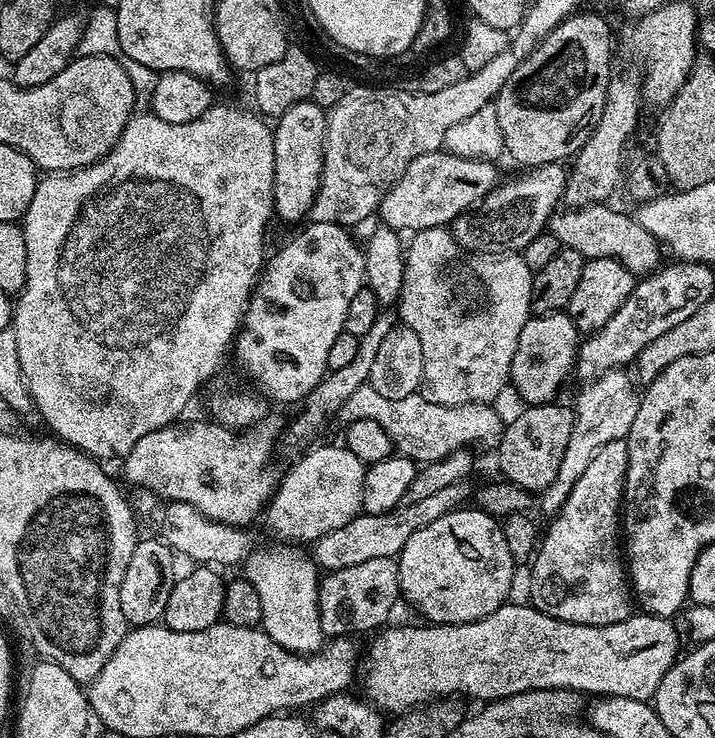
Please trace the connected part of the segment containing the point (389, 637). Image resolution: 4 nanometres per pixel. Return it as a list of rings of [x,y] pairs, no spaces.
[[[506,602],[486,618],[469,624],[424,622],[421,625],[400,624],[397,628],[388,626],[377,631],[371,637],[372,645],[368,648],[363,695],[384,714],[409,712],[420,704],[441,698],[473,696],[479,702],[491,702],[547,688],[567,688],[570,692],[581,694],[589,692],[592,698],[621,696],[648,702],[655,697],[662,678],[666,678],[682,652],[681,629],[676,629],[673,621],[666,616],[633,614],[622,622],[590,626],[562,622],[550,614],[539,612],[528,602],[512,603]]]

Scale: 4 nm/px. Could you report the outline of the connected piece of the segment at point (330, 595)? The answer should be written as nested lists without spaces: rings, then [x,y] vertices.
[[[369,558],[366,562],[358,562],[356,566],[346,566],[342,570],[327,573],[320,582],[320,621],[325,637],[346,638],[356,634],[352,632],[371,633],[387,625],[388,615],[391,614],[396,599],[399,601],[401,596],[400,566],[393,558]]]

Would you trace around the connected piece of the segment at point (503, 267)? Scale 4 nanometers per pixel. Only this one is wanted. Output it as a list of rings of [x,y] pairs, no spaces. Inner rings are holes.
[[[447,227],[427,228],[411,237],[404,257],[404,288],[398,299],[398,316],[403,327],[418,334],[422,342],[424,363],[423,395],[430,402],[458,406],[459,404],[487,404],[510,380],[510,366],[514,362],[514,350],[518,350],[518,338],[522,326],[533,315],[530,302],[533,273],[526,266],[523,255],[505,254],[485,256],[466,252],[457,244]]]

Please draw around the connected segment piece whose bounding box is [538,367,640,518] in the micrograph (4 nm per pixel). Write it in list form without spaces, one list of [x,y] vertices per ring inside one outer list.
[[[623,367],[612,368],[595,380],[585,383],[584,389],[577,394],[576,404],[574,403],[574,426],[570,430],[570,443],[566,445],[566,454],[562,454],[562,466],[558,466],[558,475],[554,477],[554,482],[544,488],[538,500],[538,508],[540,504],[545,517],[551,518],[559,512],[570,490],[574,490],[574,482],[582,478],[582,470],[590,466],[590,458],[594,458],[594,454],[598,454],[598,450],[606,446],[606,442],[627,437],[630,426],[634,424],[634,414],[638,414],[640,396],[632,389],[633,377],[629,373],[628,377],[625,372]]]

